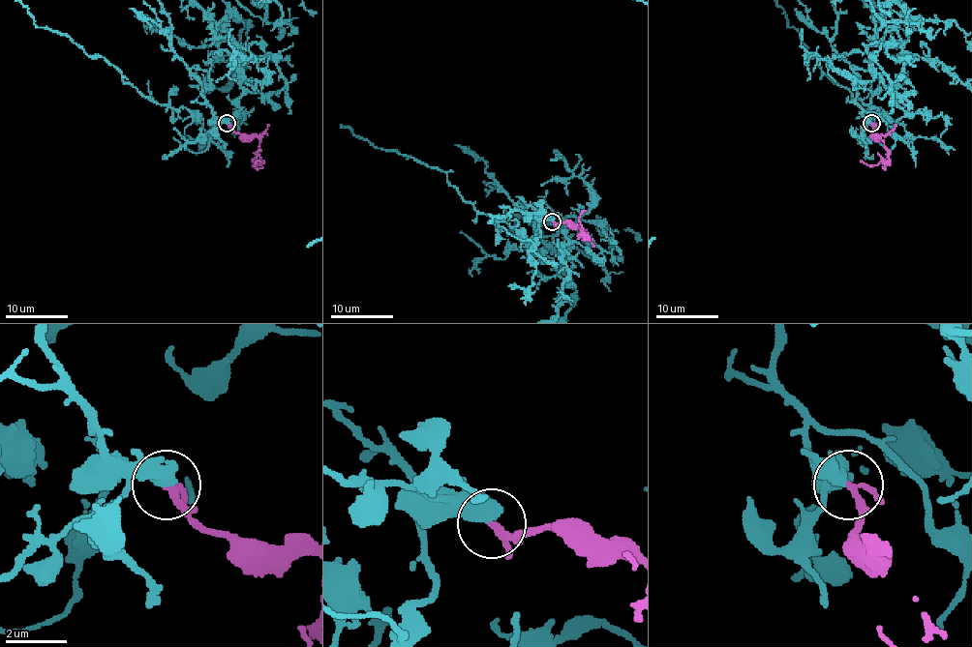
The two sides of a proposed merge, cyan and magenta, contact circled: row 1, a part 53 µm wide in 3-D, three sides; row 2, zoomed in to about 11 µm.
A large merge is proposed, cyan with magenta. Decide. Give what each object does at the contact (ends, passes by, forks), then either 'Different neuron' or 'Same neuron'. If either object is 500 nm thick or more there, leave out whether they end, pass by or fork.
At the ring cyan ends. At the ring magenta passes by. Same neuron

